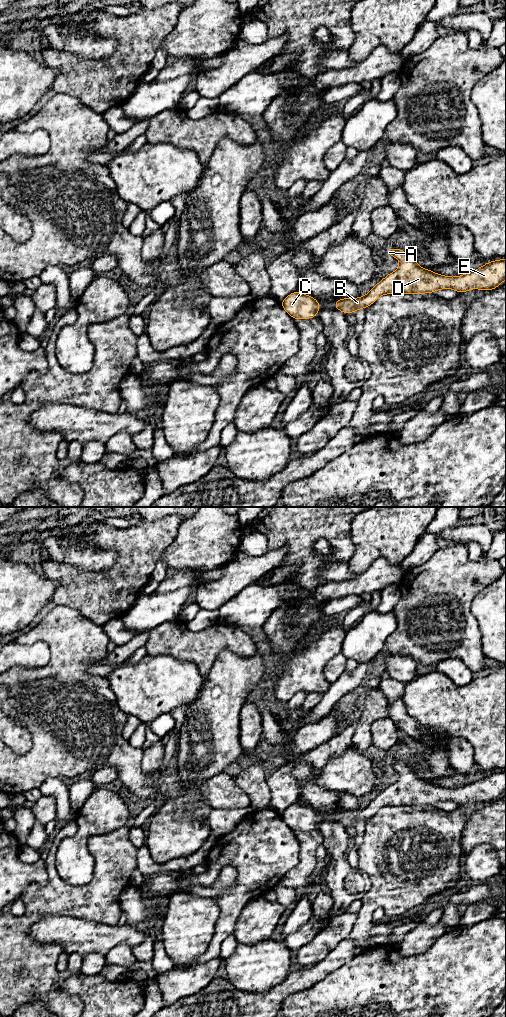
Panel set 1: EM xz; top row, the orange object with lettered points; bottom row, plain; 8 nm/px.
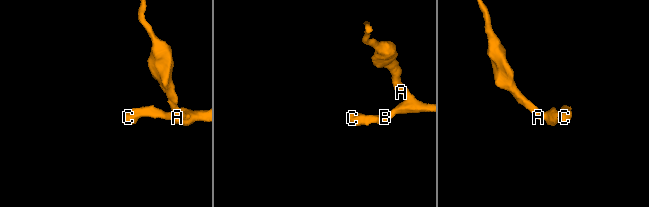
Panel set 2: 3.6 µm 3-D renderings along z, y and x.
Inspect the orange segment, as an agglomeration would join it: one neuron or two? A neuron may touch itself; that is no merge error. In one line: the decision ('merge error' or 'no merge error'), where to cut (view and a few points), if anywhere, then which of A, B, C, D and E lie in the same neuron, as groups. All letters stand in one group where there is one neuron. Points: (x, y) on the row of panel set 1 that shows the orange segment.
no merge error | no cut | A B C D E

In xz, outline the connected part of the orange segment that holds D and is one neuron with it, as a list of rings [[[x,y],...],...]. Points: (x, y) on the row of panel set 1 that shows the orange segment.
[[[389,247],[386,253],[400,260],[399,268],[387,274],[365,296],[341,298],[335,301],[335,309],[347,315],[358,309],[366,309],[385,294],[425,294],[441,289],[454,289],[459,294],[470,289],[491,291],[506,279],[506,259],[504,258],[492,260],[464,275],[450,277],[420,267],[416,258],[410,258],[402,249]]]

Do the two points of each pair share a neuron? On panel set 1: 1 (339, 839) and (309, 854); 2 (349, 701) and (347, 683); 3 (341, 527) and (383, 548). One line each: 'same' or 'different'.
1: different
2: different
3: different

